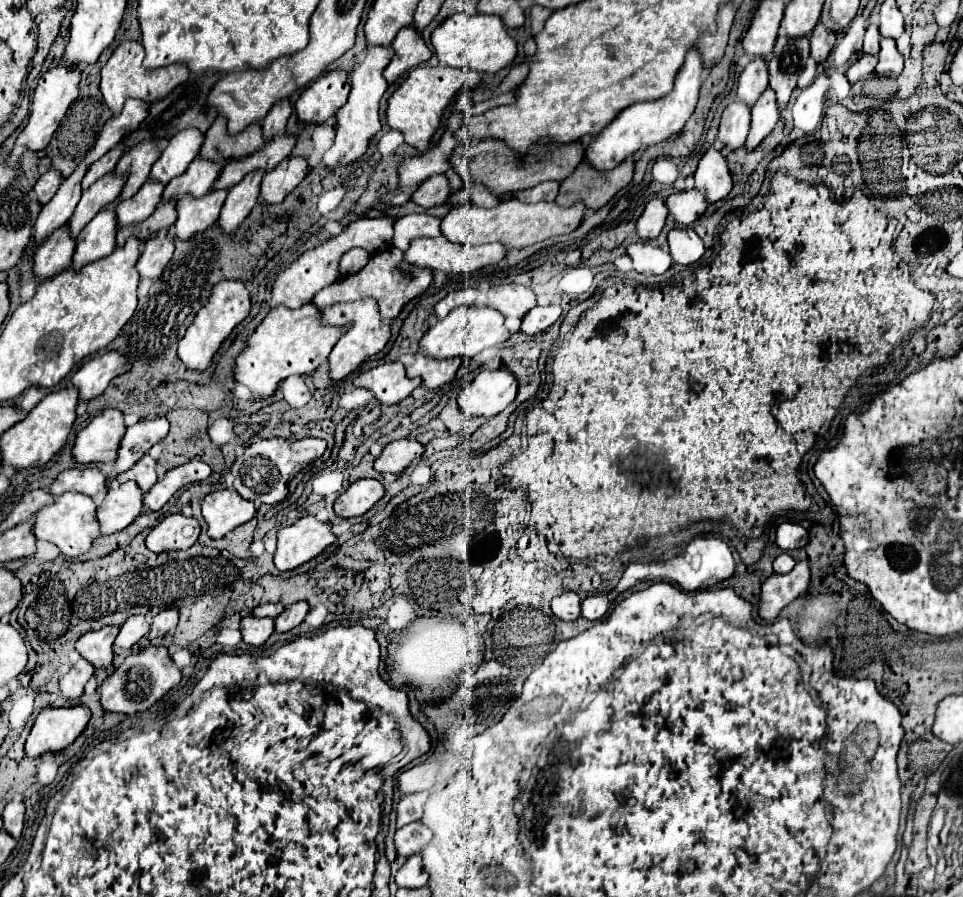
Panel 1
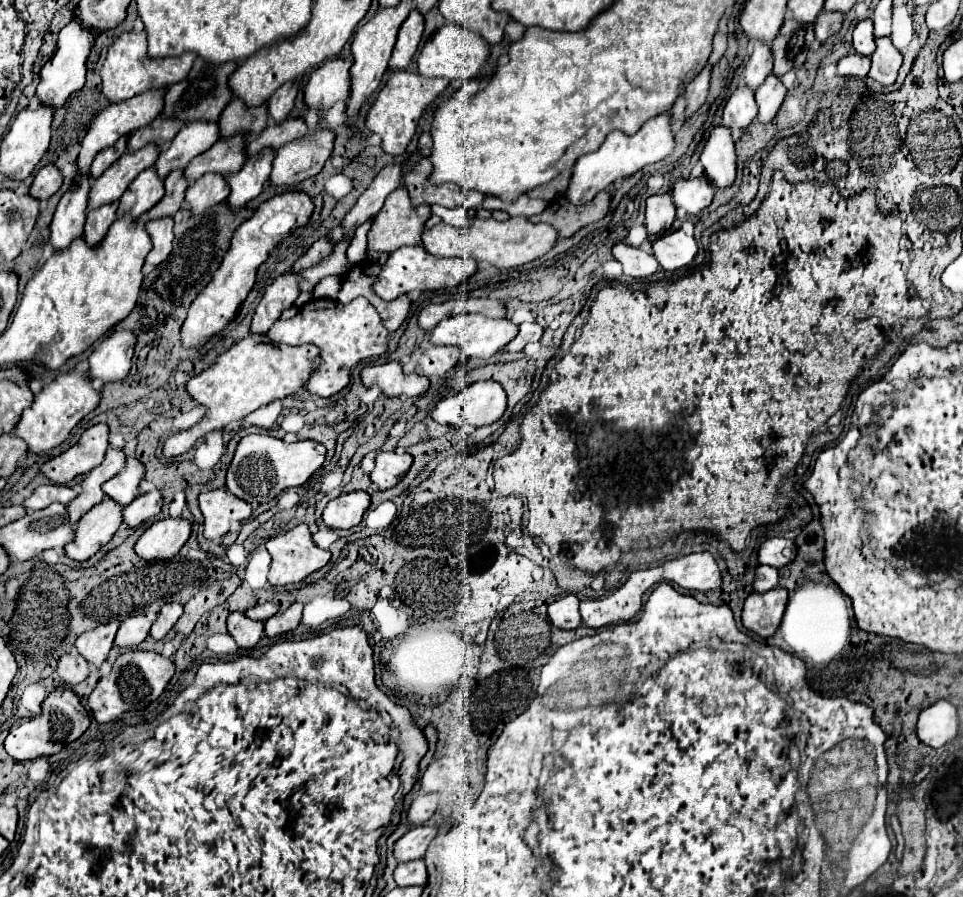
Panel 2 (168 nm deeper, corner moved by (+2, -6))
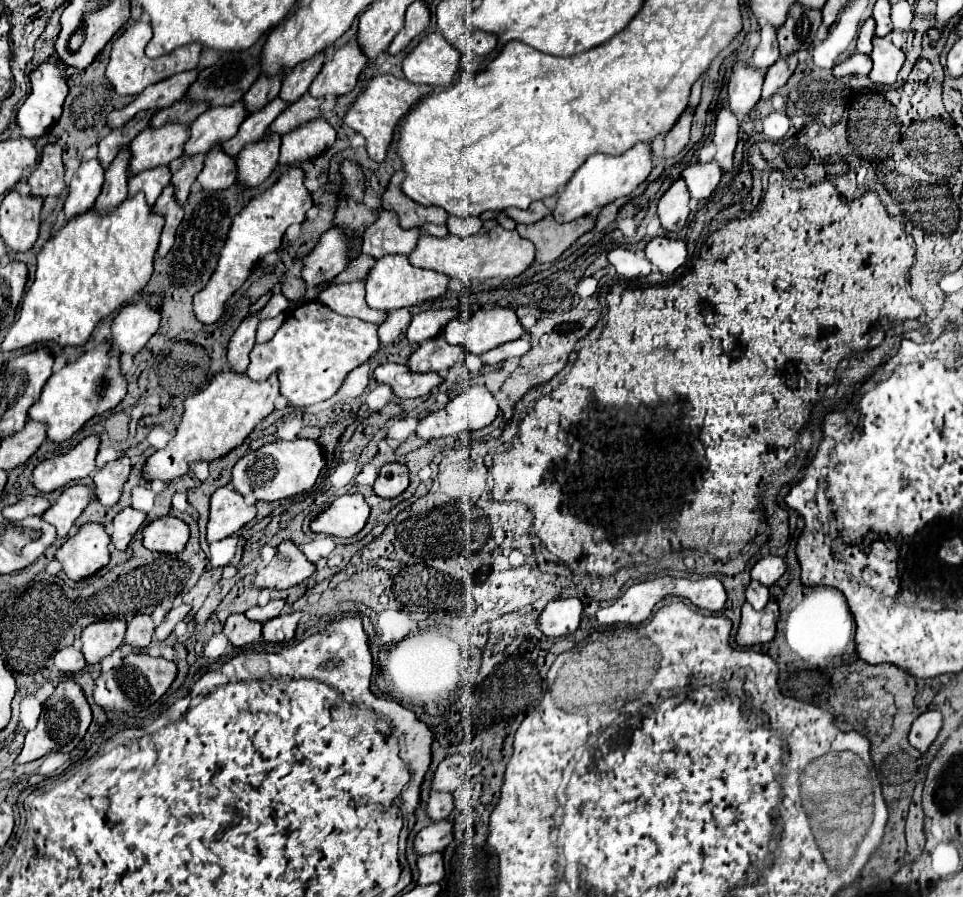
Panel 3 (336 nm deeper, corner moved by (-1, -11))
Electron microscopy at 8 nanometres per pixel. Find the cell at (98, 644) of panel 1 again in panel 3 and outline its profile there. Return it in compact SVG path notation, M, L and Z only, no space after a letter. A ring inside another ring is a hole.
M107 620L89 624L81 634L83 656L87 664L97 664L103 658L111 656L123 644L125 628L127 628L125 620Z

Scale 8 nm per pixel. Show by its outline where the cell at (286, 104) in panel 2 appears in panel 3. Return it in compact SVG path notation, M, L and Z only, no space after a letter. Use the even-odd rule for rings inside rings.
M323 54L313 56L311 60L305 60L303 64L295 66L285 78L283 78L283 86L279 92L279 98L287 104L297 102L297 98L301 98L301 94L305 94L309 90L309 84L313 82L313 78L319 74L323 66Z

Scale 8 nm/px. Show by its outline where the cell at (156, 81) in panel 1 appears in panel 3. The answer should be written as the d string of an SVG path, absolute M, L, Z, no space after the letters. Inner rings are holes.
M135 22L131 26L127 26L121 36L113 42L111 48L111 58L105 70L105 78L111 82L113 90L121 96L137 96L141 94L147 86L157 84L161 80L167 80L179 72L187 72L187 70L195 70L199 64L199 56L201 56L201 44L187 44L183 48L177 48L171 54L165 54L161 58L147 58L145 56L145 46L151 40L151 24L149 22Z

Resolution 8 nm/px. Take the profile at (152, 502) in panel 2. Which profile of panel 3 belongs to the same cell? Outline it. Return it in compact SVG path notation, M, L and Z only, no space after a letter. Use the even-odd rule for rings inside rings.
M135 508L121 510L113 520L113 532L111 532L113 546L117 550L125 550L145 520L147 520L147 512L143 510L135 510Z

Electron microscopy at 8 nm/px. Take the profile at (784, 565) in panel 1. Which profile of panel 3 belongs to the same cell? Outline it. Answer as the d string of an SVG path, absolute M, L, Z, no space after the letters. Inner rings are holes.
M751 580L751 584L747 586L747 590L745 590L745 596L747 596L747 602L753 606L753 608L757 608L757 610L761 610L761 608L765 608L765 604L769 602L769 588L767 586L763 586L761 582L757 582L757 580Z

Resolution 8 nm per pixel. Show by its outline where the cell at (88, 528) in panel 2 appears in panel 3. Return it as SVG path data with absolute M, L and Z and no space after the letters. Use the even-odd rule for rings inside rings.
M83 524L57 552L55 558L63 564L63 572L71 580L81 580L109 562L109 534L103 524Z

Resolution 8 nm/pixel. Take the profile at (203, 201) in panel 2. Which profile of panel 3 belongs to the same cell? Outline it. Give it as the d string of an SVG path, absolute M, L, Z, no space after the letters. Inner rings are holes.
M217 146L205 156L205 168L197 176L197 182L203 192L219 192L233 186L235 170L235 158L225 156L225 152Z

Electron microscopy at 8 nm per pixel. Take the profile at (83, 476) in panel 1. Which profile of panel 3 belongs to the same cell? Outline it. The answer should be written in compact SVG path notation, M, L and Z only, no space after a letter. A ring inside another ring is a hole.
M25 496L25 498L19 500L17 504L3 508L3 516L5 516L9 522L23 520L23 518L33 516L33 514L43 514L45 508L49 508L49 504L51 504L51 502L49 502L47 498L43 498L43 496Z

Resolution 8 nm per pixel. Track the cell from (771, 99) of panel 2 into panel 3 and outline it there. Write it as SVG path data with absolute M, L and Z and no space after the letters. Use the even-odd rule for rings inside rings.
M797 54L789 56L789 58L779 58L765 74L765 84L763 84L763 98L771 98L779 86L785 86L787 80L791 78L791 74L797 68Z

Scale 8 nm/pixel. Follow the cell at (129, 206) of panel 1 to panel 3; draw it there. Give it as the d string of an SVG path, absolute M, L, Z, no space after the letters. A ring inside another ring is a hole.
M167 166L145 170L139 176L129 178L129 198L133 198L137 192L143 192L147 204L153 206L155 200L161 196L163 188L169 184L171 184L171 172Z

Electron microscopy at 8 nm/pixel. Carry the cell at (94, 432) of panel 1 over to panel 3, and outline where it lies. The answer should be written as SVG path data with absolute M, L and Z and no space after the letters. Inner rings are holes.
M87 436L67 454L41 462L33 470L33 484L41 492L53 492L57 488L65 488L73 480L87 478L95 468L95 456L99 450L101 438Z

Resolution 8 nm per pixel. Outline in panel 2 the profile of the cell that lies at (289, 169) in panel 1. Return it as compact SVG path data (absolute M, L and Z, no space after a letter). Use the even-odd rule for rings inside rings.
M324 127L314 131L312 135L282 145L276 151L270 183L290 187L308 177L314 177L330 157L332 145L334 133Z

